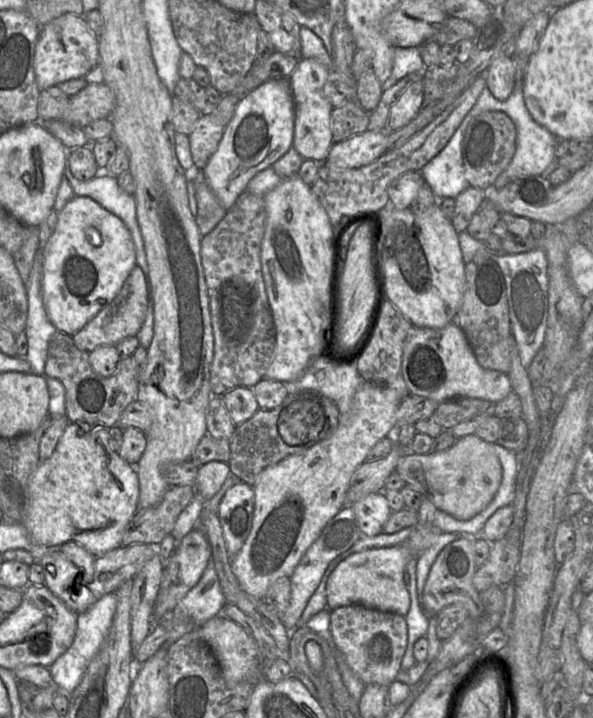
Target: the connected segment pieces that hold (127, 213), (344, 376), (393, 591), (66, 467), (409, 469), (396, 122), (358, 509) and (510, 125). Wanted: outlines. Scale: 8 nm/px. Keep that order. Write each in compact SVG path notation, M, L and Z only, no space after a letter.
M66 159L64 175L68 179L76 196L88 196L94 199L125 223L135 245L136 263L143 270L147 284L149 285L149 268L144 241L137 220L134 195L124 192L118 185L117 177L111 175L107 168L98 166L94 178L89 181L80 181L72 174L68 159Z
M320 355L297 380L282 383L289 394L315 391L331 399L340 414L344 415L351 409L354 396L363 382L357 361L350 365L339 365Z
M415 526L408 539L400 545L385 548L370 548L354 553L339 563L328 578L326 584L327 609L334 610L342 606L360 604L384 612L406 616L410 609L410 596L404 583L404 572L407 563L413 557L430 547L437 539L438 531L434 527Z
M70 422L52 455L41 461L29 479L23 525L31 540L47 549L76 542L95 557L122 546L124 530L139 510L140 485L135 466L124 461L110 446L107 427Z
M475 434L457 439L450 448L444 451L416 454L411 451L411 448L403 450L404 455L400 458L395 472L408 486L429 499L438 510L444 511L456 519L469 520L482 512L491 503L500 487L503 471L493 443L486 442Z
M422 79L411 83L400 98L392 105L387 121L387 129L396 131L410 123L424 106Z
M383 492L369 494L351 507L362 535L369 537L382 533L383 526L392 513Z
M486 111L468 125L462 141L465 177L470 186L490 190L498 176L507 168L516 150L517 132L513 121L501 111Z

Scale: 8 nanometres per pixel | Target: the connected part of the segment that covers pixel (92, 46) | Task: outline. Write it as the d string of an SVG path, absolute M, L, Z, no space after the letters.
M66 13L41 28L34 56L35 77L40 89L84 78L98 64L98 37L91 32L84 15Z

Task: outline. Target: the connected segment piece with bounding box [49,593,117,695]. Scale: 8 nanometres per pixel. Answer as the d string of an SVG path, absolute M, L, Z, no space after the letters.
M108 593L97 600L85 612L78 614L77 629L73 643L66 652L49 667L52 679L67 695L70 695L80 684L88 665L104 644L111 629L116 608L116 594Z

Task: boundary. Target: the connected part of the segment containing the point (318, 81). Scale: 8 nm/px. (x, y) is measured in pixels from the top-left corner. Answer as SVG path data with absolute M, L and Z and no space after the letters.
M312 58L300 59L290 75L289 85L295 103L293 147L305 159L323 163L334 144L331 129L333 106L326 98L323 88L330 70Z

